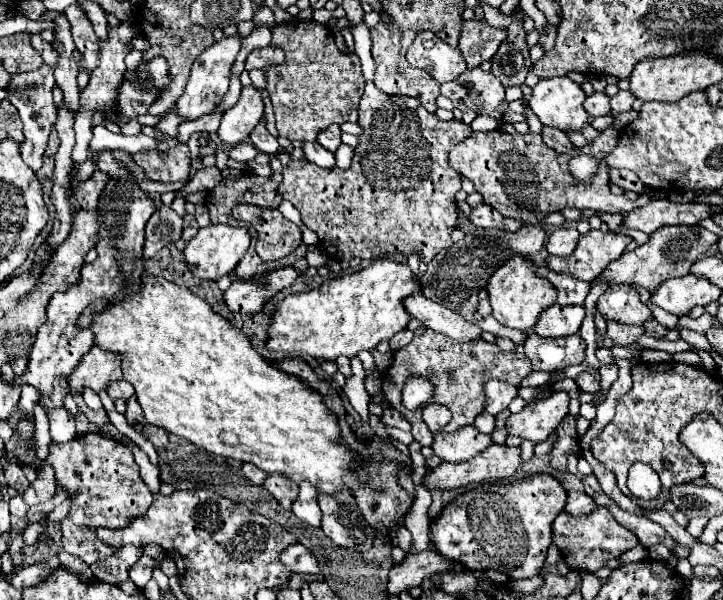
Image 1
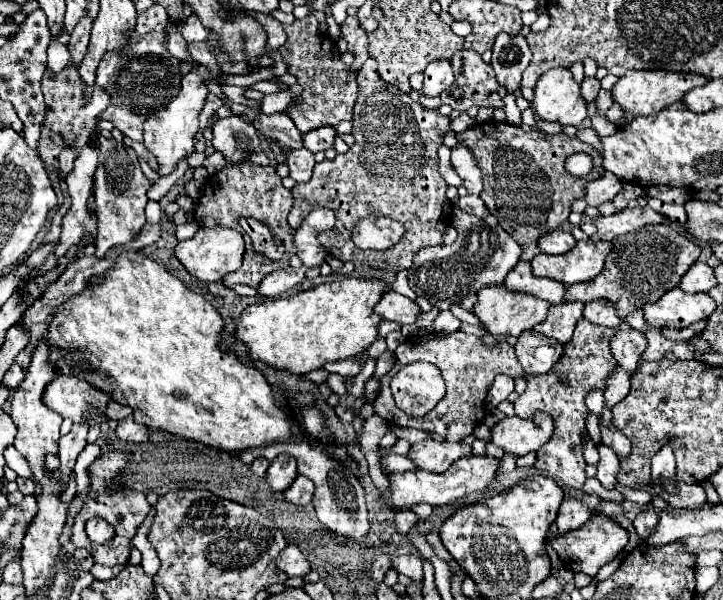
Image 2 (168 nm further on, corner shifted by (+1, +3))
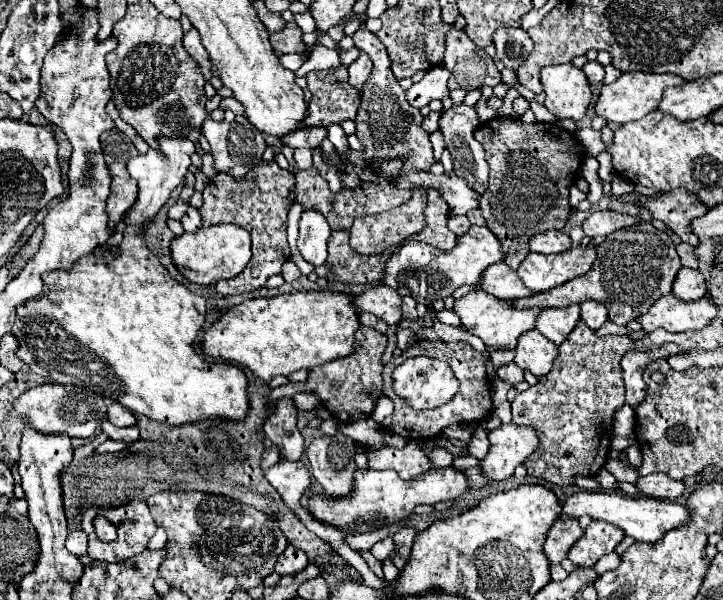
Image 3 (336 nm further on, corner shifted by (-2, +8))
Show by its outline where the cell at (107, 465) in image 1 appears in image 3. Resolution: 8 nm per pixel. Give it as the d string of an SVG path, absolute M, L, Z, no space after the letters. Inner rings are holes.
M132 500L126 506L118 506L118 508L90 508L84 512L82 516L82 530L88 534L88 554L94 560L102 560L102 562L114 562L114 560L128 560L130 556L138 556L140 552L146 550L146 542L154 536L156 532L156 524L150 516L148 504L142 500ZM96 514L102 514L104 518L108 518L110 522L114 522L118 526L118 542L112 542L112 546L100 542L96 538L96 532L92 528L92 520L96 518Z

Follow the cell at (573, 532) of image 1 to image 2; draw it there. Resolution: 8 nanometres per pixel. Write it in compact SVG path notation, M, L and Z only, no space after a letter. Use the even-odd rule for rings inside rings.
M591 517L581 529L575 529L571 533L563 533L563 537L555 537L555 541L551 541L551 547L557 551L559 559L563 561L563 565L577 573L587 573L591 577L597 575L599 567L603 567L607 561L611 561L617 553L621 553L625 549L629 541L627 531L617 525L613 519L609 517Z

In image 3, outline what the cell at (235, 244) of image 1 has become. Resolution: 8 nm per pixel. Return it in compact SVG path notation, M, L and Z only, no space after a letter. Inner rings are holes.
M216 224L210 228L200 228L198 232L184 232L170 244L174 264L178 270L194 284L216 284L218 280L228 280L238 276L252 258L250 234L236 224Z

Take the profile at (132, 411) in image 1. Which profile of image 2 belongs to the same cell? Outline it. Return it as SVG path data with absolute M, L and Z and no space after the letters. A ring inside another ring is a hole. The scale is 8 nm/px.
M127 417L127 419L119 421L115 435L117 435L117 439L127 441L127 443L143 443L149 439L149 429L135 423L133 417Z

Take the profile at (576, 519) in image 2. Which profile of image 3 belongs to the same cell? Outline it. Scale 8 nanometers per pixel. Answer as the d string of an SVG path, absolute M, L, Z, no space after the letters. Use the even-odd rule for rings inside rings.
M556 520L544 542L544 552L550 564L558 564L562 558L566 558L566 552L582 534L584 530L580 528L578 520Z

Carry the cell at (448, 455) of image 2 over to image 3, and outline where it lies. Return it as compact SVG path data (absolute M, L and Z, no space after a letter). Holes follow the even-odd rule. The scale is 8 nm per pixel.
M410 440L404 448L384 446L382 450L372 450L368 452L368 460L370 468L392 468L398 472L398 476L402 476L402 480L416 478L434 466L428 452L424 450L424 444L414 440Z

